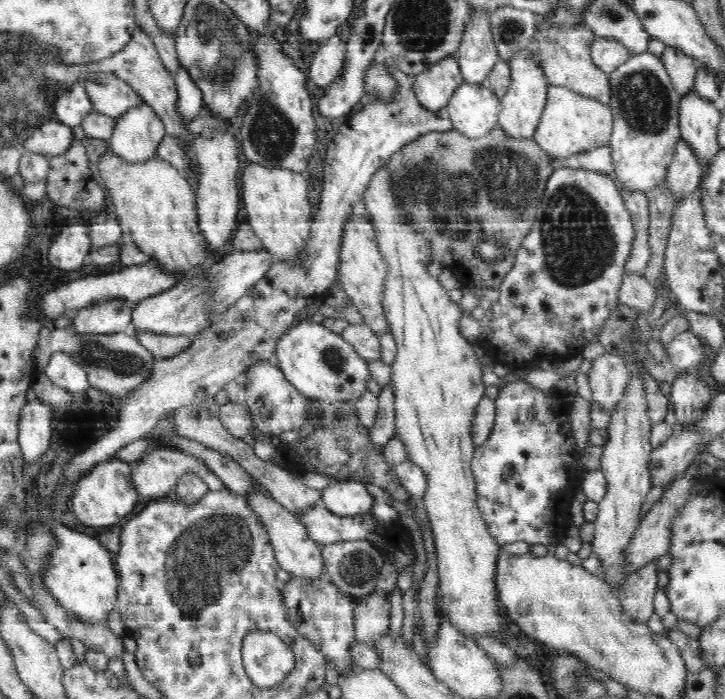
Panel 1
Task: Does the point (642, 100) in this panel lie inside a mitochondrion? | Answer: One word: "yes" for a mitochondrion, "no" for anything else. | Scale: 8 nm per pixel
yes

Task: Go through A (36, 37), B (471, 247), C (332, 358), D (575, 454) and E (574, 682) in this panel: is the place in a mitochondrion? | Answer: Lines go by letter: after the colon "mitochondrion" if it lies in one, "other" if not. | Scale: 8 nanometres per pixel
A: mitochondrion
B: mitochondrion
C: mitochondrion
D: other
E: mitochondrion

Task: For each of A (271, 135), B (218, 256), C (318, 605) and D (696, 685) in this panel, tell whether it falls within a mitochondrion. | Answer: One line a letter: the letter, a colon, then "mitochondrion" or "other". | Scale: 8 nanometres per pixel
A: mitochondrion
B: other
C: other
D: other

